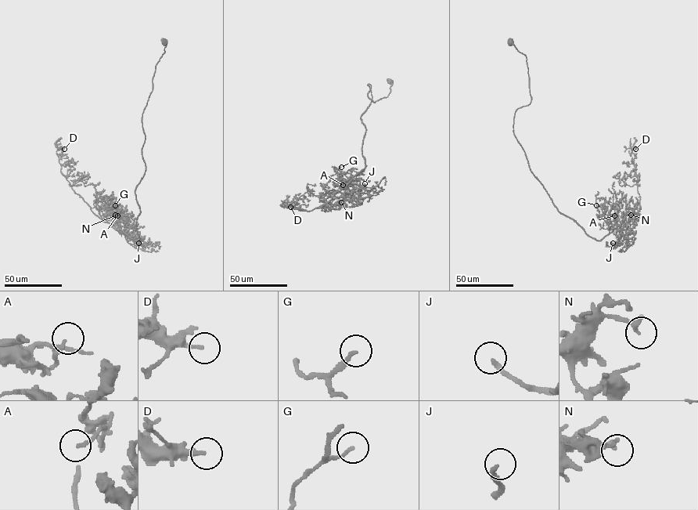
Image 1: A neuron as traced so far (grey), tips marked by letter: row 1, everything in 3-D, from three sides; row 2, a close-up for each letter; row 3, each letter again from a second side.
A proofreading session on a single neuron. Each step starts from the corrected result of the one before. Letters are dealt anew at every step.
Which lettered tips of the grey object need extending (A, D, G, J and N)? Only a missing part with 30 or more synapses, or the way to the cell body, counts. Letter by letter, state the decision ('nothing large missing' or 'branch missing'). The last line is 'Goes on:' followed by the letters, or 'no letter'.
A: nothing large missing
D: nothing large missing
G: branch missing
J: branch missing
N: nothing large missing
Goes on: G, J

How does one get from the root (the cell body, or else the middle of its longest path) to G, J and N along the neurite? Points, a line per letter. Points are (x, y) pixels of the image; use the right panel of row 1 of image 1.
G: (510, 42), (527, 59), (531, 101), (512, 127), (529, 168), (557, 210), (600, 240), (617, 223), (596, 205)
J: (510, 42), (527, 59), (531, 101), (512, 127), (529, 168), (588, 234), (620, 231), (613, 243)
N: (510, 42), (526, 57), (531, 97), (516, 111), (513, 132), (553, 204), (598, 240), (630, 229), (631, 215)

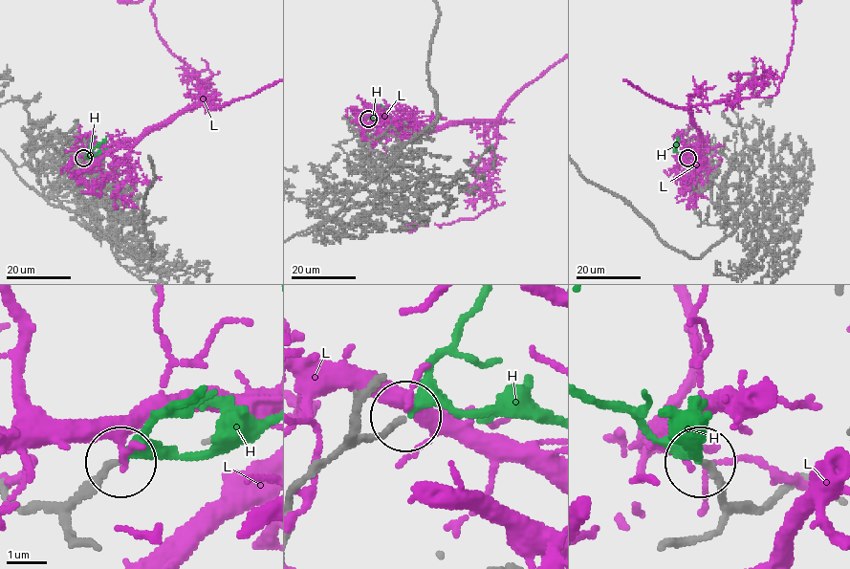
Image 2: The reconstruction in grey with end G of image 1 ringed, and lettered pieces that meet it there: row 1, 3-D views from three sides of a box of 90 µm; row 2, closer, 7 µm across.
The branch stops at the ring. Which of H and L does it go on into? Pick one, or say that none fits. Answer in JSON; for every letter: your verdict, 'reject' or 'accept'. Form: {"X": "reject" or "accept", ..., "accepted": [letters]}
{"H": "accept", "L": "reject", "accepted": ["H"]}

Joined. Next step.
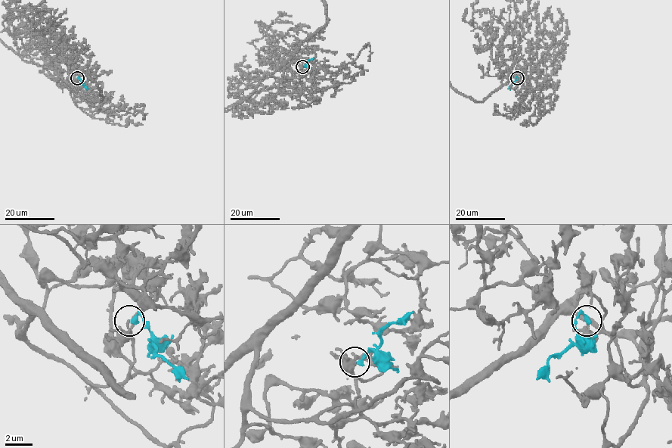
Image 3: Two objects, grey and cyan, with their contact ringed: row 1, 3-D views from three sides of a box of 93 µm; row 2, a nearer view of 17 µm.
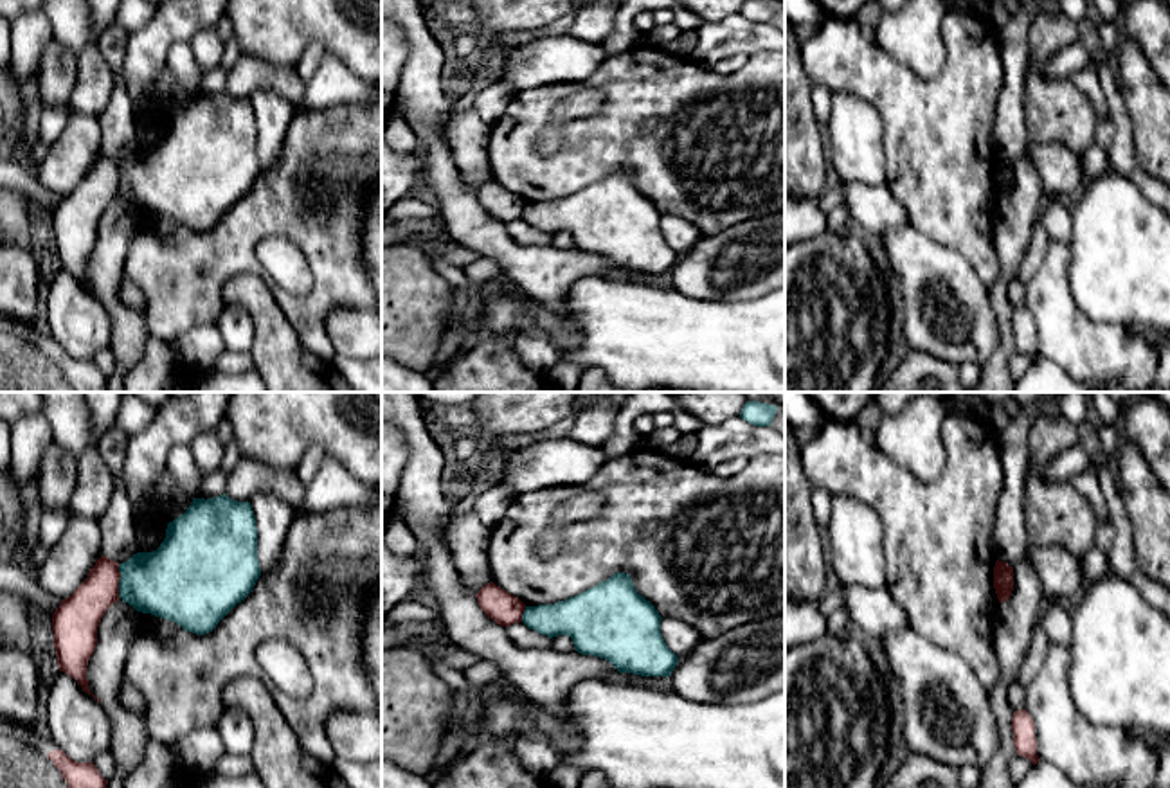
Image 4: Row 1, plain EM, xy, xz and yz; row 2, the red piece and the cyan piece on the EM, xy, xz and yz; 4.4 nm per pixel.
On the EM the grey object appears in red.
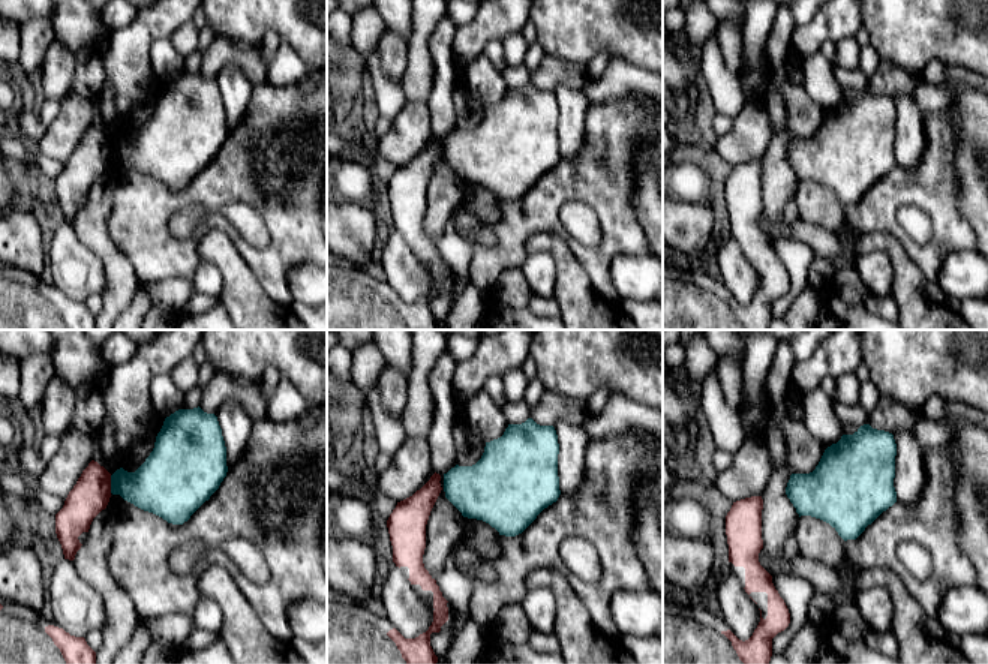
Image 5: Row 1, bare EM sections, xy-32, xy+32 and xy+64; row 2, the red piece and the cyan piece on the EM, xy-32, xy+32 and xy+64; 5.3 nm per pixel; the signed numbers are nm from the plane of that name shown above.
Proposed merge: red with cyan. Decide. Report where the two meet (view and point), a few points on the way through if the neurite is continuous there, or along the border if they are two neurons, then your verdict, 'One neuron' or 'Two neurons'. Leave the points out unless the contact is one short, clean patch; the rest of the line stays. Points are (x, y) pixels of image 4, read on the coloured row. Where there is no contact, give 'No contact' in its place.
Touches red at xy (117, 582). Boundary: xy (117, 565), (121, 598). Two neurons

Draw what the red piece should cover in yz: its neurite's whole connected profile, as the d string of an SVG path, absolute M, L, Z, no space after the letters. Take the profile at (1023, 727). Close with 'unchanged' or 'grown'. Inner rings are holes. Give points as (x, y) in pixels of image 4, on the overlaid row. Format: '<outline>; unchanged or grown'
M1026 709L1015 711L1012 718L1013 747L1017 756L1022 756L1037 765L1040 759L1037 756L1035 725Z; unchanged

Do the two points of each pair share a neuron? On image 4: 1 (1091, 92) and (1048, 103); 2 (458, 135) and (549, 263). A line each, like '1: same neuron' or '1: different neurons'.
1: different neurons
2: different neurons

